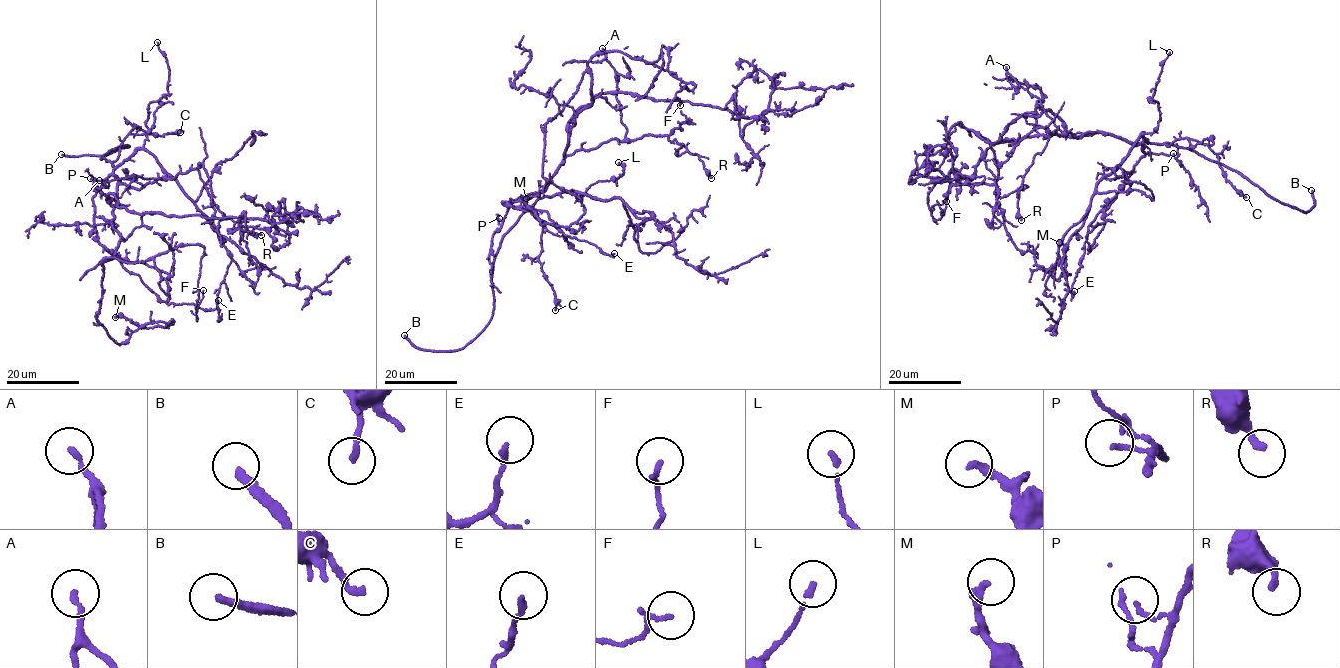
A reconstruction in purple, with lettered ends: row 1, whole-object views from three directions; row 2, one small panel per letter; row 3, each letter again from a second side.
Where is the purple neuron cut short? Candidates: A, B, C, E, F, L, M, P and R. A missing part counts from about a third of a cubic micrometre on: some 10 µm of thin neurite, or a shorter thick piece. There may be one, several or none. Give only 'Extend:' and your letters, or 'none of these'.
Extend: B

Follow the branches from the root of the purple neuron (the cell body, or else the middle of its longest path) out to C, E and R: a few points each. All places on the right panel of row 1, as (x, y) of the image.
C: (1076, 137), (1101, 132), (1137, 143), (1168, 146), (1179, 139), (1192, 138), (1208, 145), (1226, 178), (1246, 197)
E: (1076, 137), (1106, 133), (1140, 143), (1144, 156), (1134, 166), (1122, 188), (1087, 227), (1071, 297), (1074, 291)
R: (1076, 137), (1096, 133), (1079, 138), (1055, 132), (1044, 150), (1034, 156), (1018, 192), (1021, 220)

